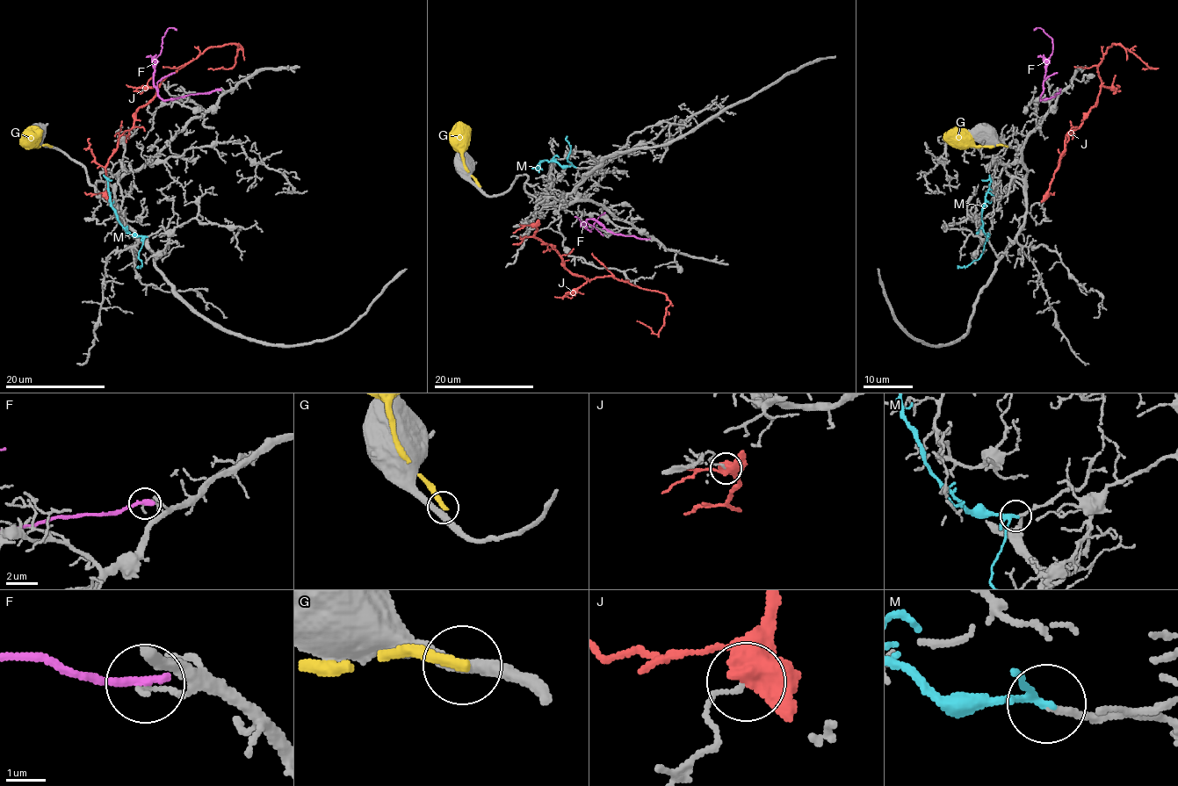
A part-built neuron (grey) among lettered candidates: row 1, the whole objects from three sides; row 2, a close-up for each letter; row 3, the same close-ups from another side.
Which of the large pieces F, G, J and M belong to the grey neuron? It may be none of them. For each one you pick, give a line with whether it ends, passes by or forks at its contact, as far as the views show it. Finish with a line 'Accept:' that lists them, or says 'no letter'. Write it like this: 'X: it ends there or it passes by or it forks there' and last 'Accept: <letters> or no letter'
M: it forks there
Accept: M

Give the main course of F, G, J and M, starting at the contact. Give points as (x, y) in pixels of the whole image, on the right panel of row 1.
F: (1061, 90), (1052, 97), (1041, 100), (1046, 61), (1052, 53), (1052, 39), (1040, 28), (1034, 31)
G: (1008, 146), (957, 146), (944, 133)
J: (1046, 197), (1065, 140), (1095, 104), (1101, 85), (1097, 68), (1106, 50), (1118, 44), (1155, 68), (1142, 68)
M: (987, 236), (983, 230), (981, 209), (985, 205), (990, 182), (981, 179)

